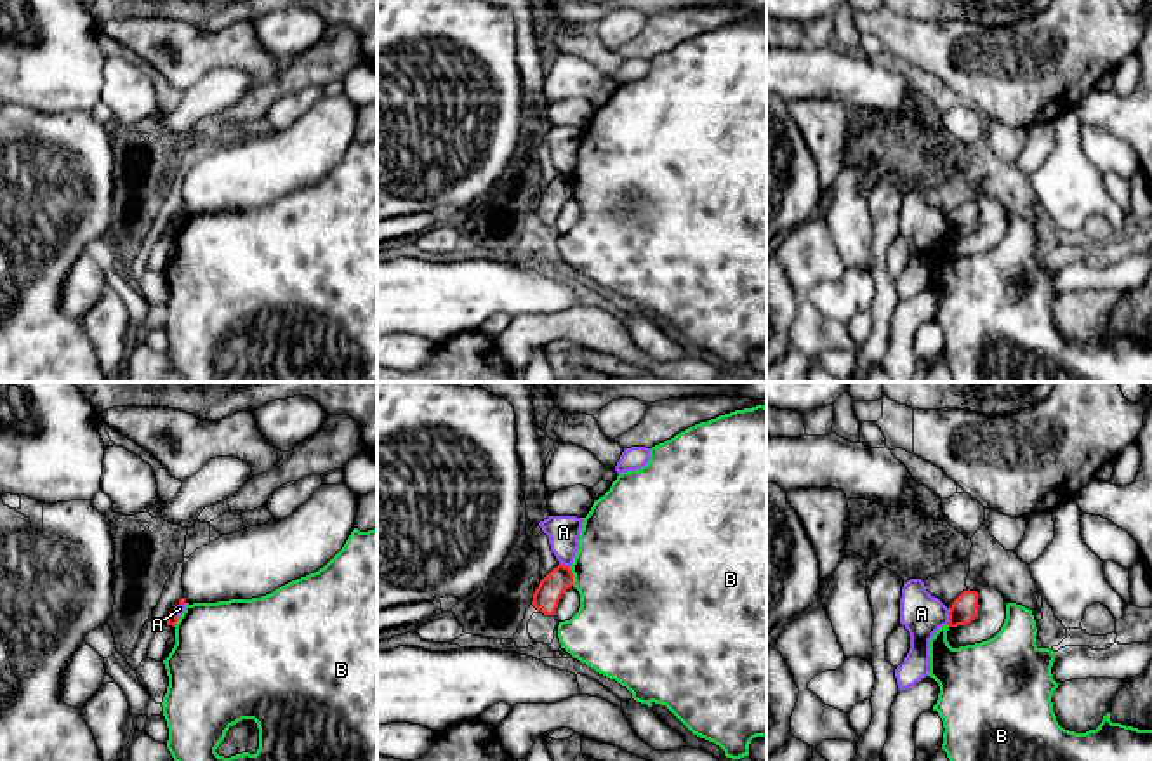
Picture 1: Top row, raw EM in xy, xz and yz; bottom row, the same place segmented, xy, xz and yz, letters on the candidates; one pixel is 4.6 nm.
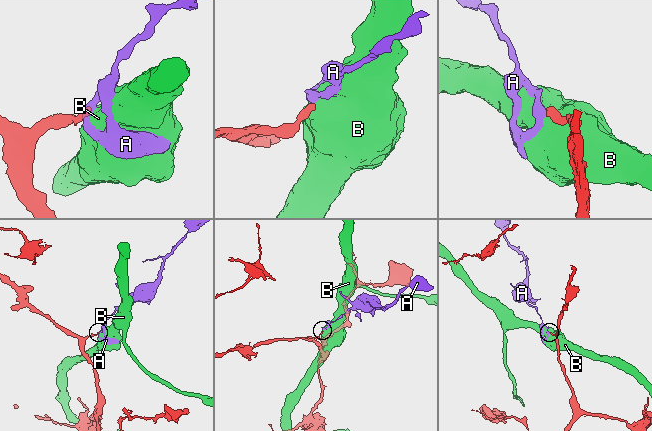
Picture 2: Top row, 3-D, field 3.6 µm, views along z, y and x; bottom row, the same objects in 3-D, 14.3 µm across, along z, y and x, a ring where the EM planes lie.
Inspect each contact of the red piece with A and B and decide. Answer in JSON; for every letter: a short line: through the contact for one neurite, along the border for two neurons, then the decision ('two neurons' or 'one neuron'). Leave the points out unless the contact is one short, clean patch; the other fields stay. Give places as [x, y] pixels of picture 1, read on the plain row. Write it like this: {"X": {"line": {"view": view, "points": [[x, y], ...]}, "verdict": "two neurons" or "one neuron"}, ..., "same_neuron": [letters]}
{"A": {"line": {"view": "yz", "points": [[951, 219], [946, 235]]}, "verdict": "two neurons"}, "B": {"line": {"view": "xz", "points": [[569, 178], [574, 195]]}, "verdict": "two neurons"}, "same_neuron": []}

